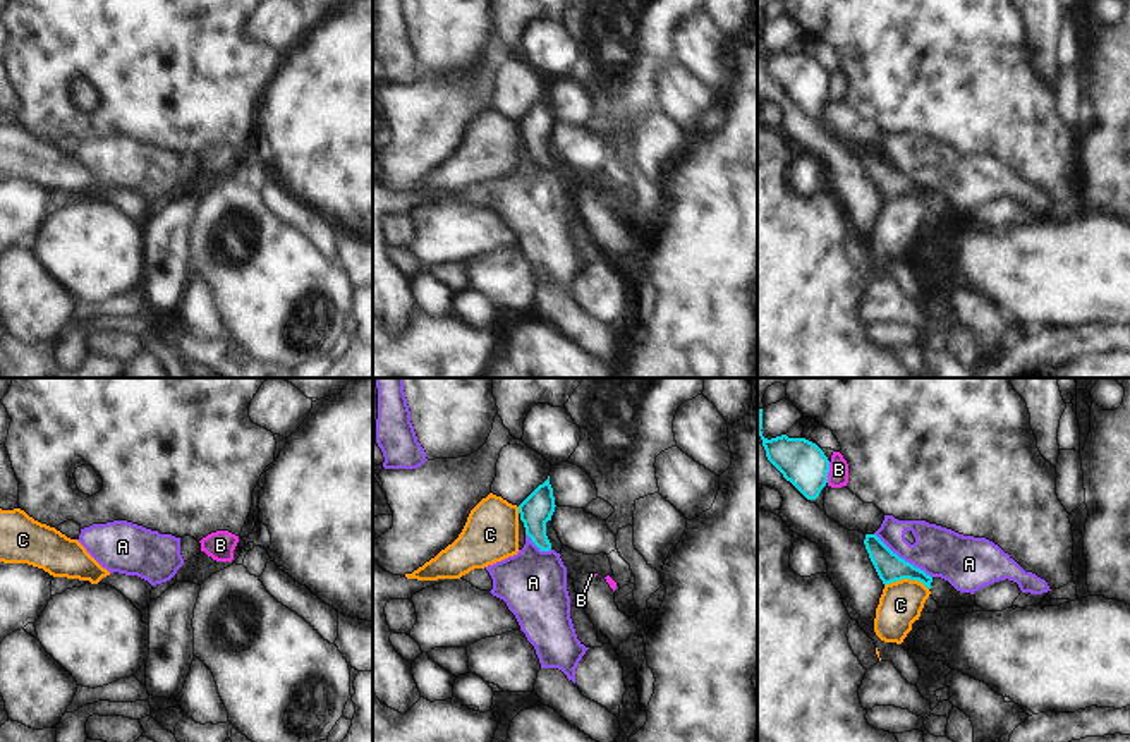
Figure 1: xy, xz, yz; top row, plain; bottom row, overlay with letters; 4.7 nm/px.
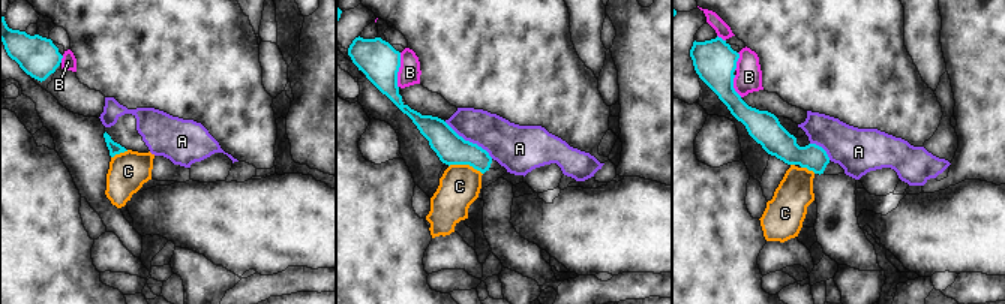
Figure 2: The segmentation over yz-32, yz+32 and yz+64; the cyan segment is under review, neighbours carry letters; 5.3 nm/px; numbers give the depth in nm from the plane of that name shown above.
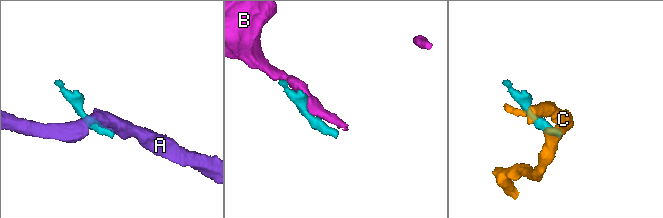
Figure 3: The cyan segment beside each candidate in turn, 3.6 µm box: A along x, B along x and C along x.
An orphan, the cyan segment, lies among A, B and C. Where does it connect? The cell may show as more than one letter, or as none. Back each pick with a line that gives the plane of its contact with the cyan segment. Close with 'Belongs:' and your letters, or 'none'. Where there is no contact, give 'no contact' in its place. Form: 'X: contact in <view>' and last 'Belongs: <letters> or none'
Belongs: none

